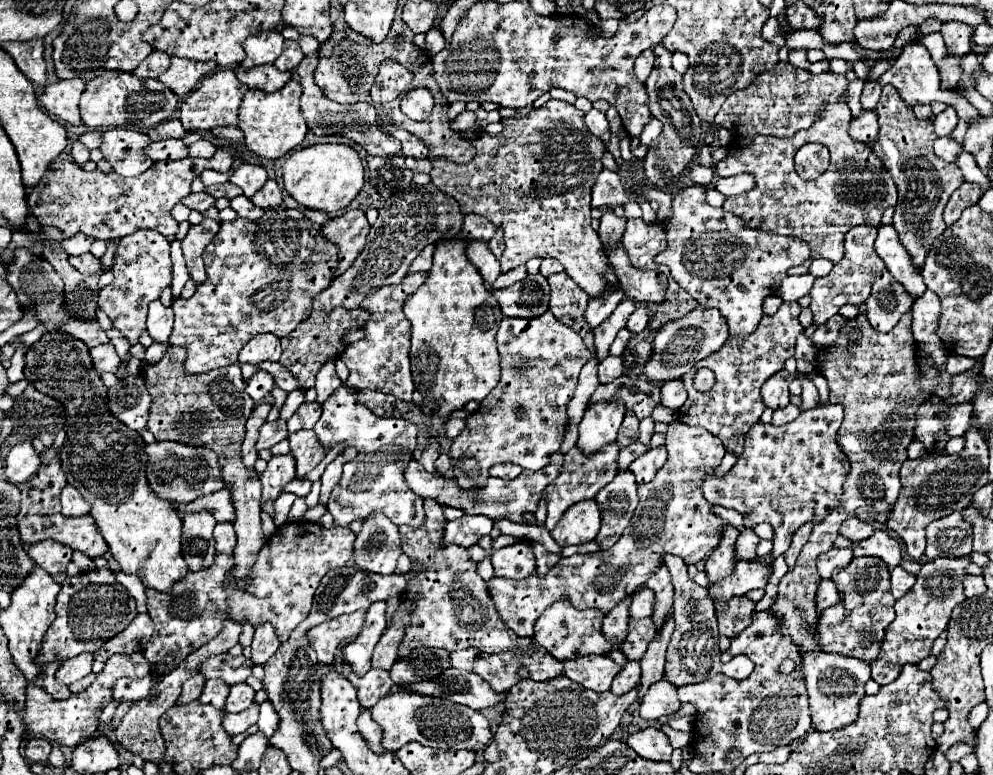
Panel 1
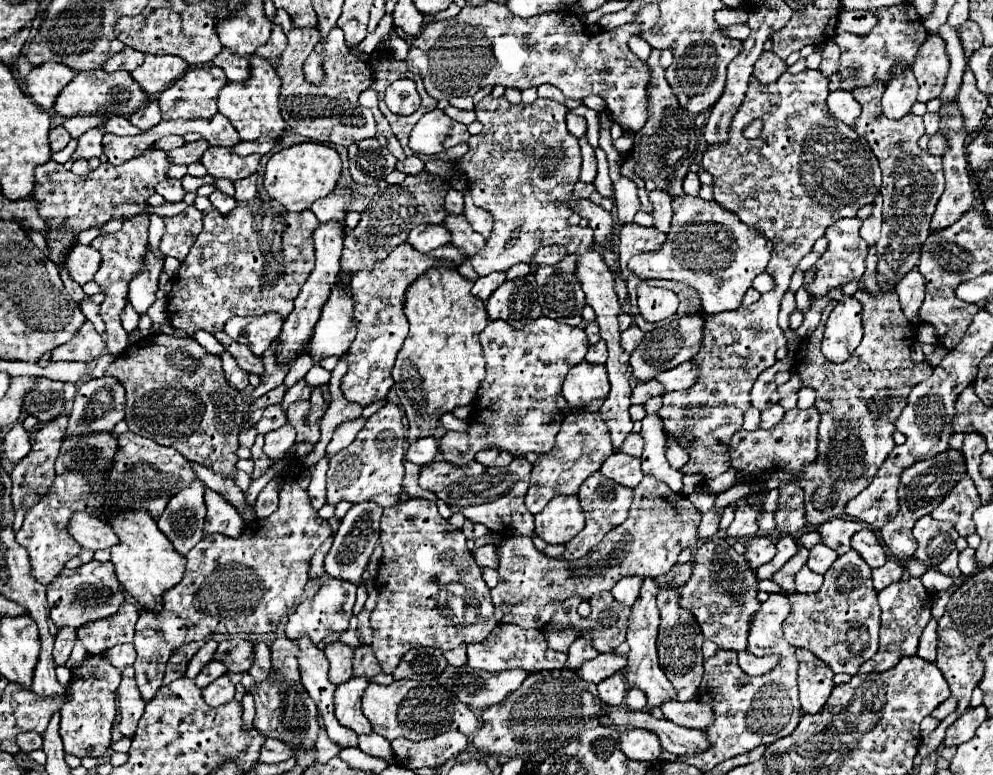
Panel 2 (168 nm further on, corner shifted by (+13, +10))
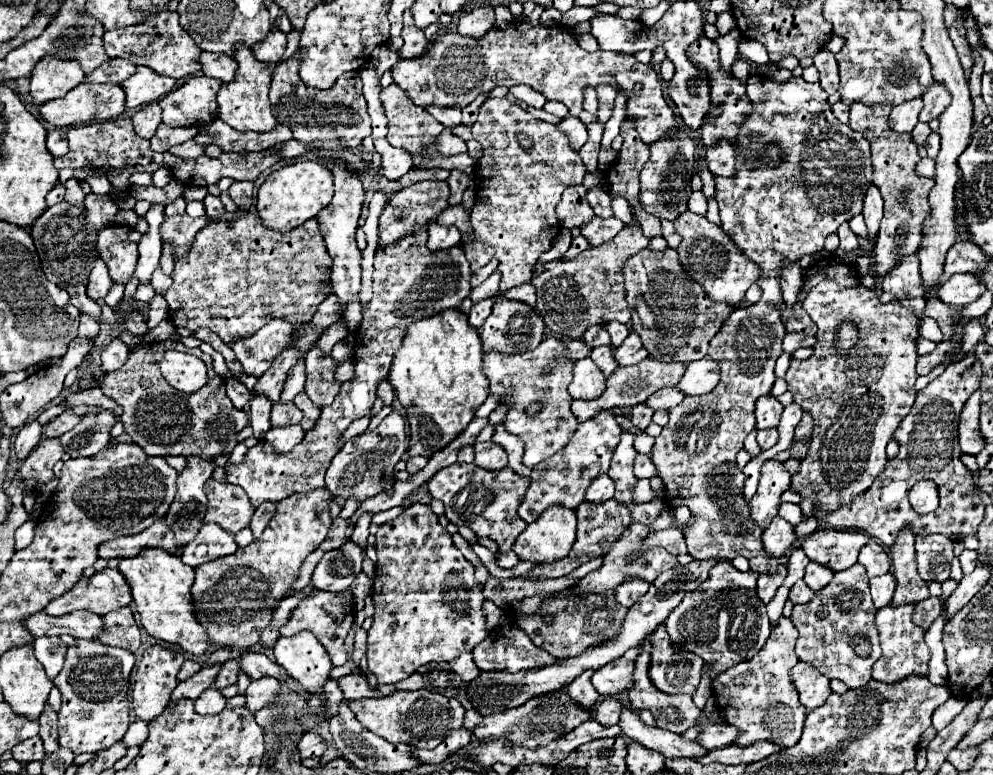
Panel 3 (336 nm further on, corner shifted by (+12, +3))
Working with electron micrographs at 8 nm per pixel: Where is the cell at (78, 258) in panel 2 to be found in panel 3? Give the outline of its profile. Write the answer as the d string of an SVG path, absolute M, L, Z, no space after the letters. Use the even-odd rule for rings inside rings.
M96 260L94 268L92 268L92 274L90 274L90 282L88 282L88 296L92 300L104 300L106 294L110 292L112 288L112 278L108 274L108 268L102 260Z

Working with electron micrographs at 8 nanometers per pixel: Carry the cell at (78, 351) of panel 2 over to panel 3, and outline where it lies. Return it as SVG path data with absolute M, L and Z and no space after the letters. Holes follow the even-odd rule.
M82 314L82 316L80 316L78 336L80 336L80 338L96 338L98 332L100 332L100 324L98 324L98 320L92 318L92 316Z

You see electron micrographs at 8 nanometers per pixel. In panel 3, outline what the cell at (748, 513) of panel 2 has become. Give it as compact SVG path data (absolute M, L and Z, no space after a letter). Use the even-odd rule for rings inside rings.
M772 458L762 464L758 492L750 500L752 520L756 520L756 524L760 524L762 528L766 528L778 514L780 496L790 488L790 478L792 476L780 460Z

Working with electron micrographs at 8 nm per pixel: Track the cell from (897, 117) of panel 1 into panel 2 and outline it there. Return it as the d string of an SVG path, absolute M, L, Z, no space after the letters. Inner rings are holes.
M875 81L867 87L857 87L853 97L861 103L863 113L855 123L855 131L867 139L869 147L879 159L883 171L883 231L879 245L869 247L869 255L865 261L865 273L861 279L861 287L869 295L879 295L885 291L893 291L895 285L919 263L919 251L923 241L929 235L929 221L935 211L935 203L943 193L943 157L929 155L919 149L917 141L925 133L923 119L909 113L901 119L889 119L881 111L881 95L883 83Z

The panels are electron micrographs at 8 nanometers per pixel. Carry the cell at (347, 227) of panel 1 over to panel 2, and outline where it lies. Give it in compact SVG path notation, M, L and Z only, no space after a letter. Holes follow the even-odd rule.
M327 221L321 223L315 231L313 231L313 245L315 245L315 269L311 271L309 279L305 281L305 285L301 287L297 299L295 299L295 309L291 311L291 315L285 319L283 323L283 331L281 331L281 347L279 347L279 361L287 363L289 359L293 359L303 347L305 343L311 339L313 335L313 327L319 321L319 313L331 293L331 285L335 283L335 277L339 273L339 261L341 261L341 251L343 251L343 239L345 239L345 225L341 221Z

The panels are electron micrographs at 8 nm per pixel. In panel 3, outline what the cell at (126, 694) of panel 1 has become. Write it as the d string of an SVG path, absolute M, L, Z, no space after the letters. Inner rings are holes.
M76 638L72 646L68 646L68 652L66 652L66 660L64 660L64 668L60 670L60 674L54 678L54 686L60 690L62 694L62 710L58 712L58 744L60 746L66 746L70 748L74 754L82 754L82 752L100 752L104 748L110 748L114 742L122 740L126 730L128 730L128 724L130 724L130 702L128 702L128 678L130 678L130 672L134 668L134 654L130 650L124 650L124 648L112 648L108 644L102 644L100 640L84 640L84 638Z

